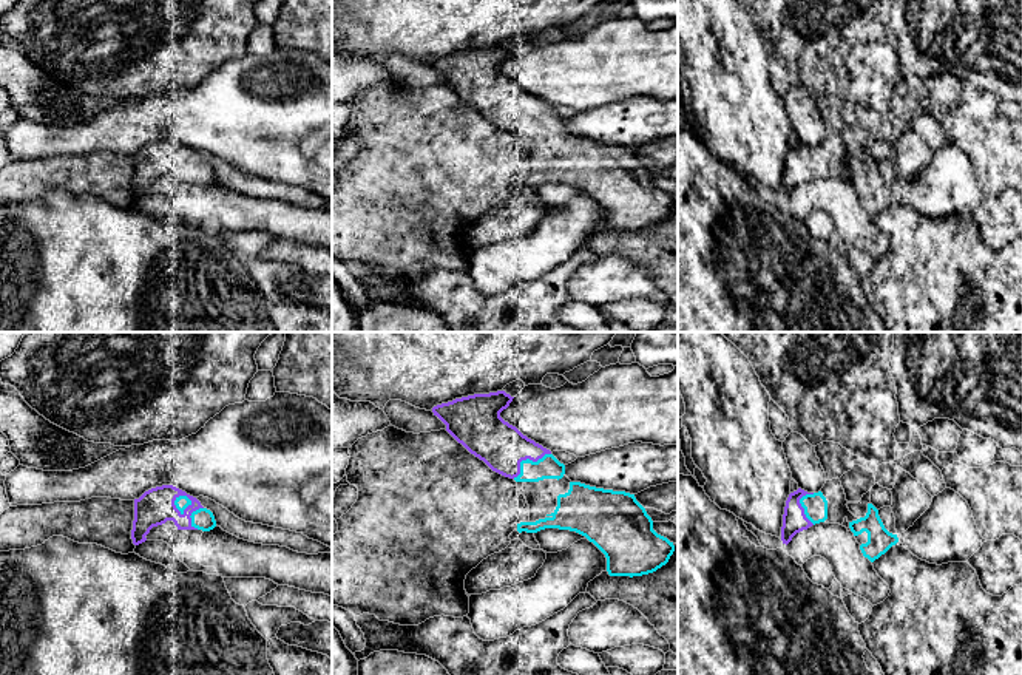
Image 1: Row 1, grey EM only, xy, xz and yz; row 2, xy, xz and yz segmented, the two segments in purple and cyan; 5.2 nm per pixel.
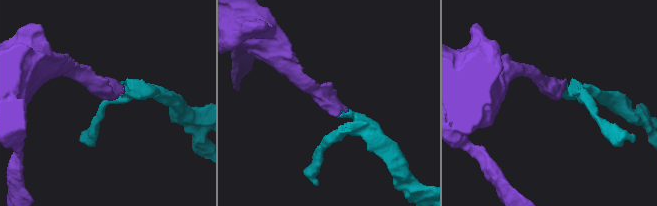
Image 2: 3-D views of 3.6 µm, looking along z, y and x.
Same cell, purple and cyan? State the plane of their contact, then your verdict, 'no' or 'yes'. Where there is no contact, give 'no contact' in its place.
xz | yes

